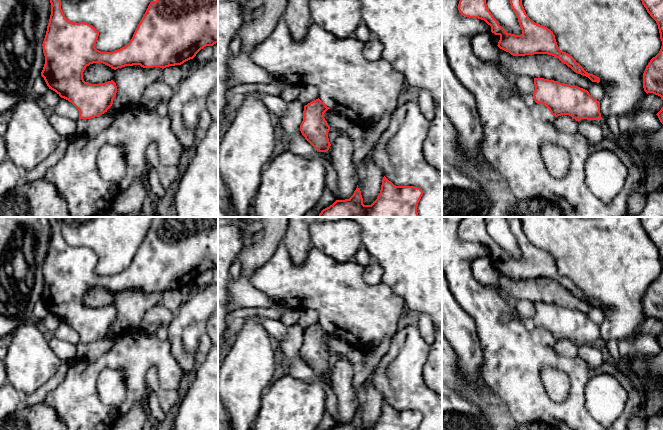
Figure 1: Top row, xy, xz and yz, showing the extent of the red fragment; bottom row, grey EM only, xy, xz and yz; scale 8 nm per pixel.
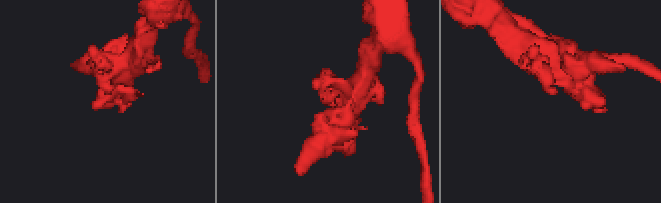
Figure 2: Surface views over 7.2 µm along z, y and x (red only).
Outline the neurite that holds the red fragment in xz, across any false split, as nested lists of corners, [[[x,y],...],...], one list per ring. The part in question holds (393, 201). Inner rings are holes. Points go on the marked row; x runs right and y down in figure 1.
[[[385,176],[377,199],[371,205],[364,205],[361,191],[358,188],[349,199],[336,200],[323,209],[318,217],[419,217],[418,203],[423,195],[422,189],[414,186],[396,186]]]

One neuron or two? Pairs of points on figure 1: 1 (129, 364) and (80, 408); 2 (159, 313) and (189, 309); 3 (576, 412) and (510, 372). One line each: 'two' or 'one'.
1: one
2: two
3: one

